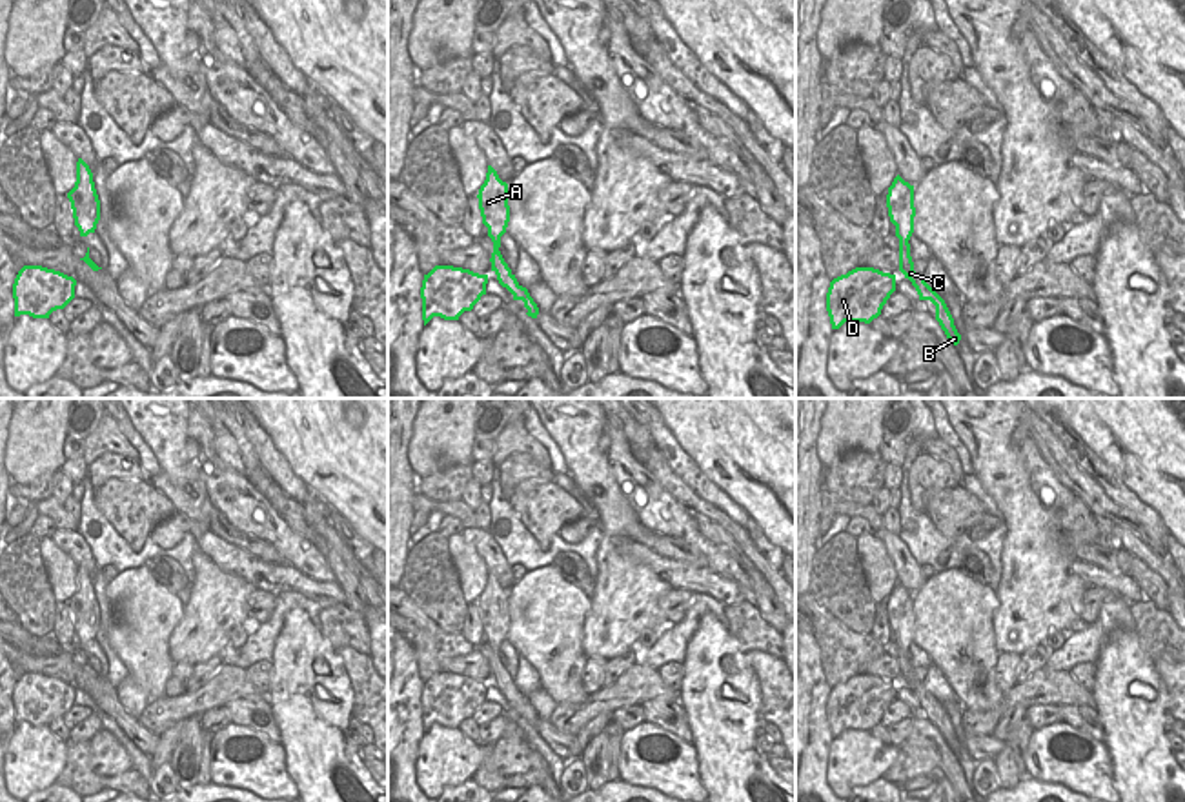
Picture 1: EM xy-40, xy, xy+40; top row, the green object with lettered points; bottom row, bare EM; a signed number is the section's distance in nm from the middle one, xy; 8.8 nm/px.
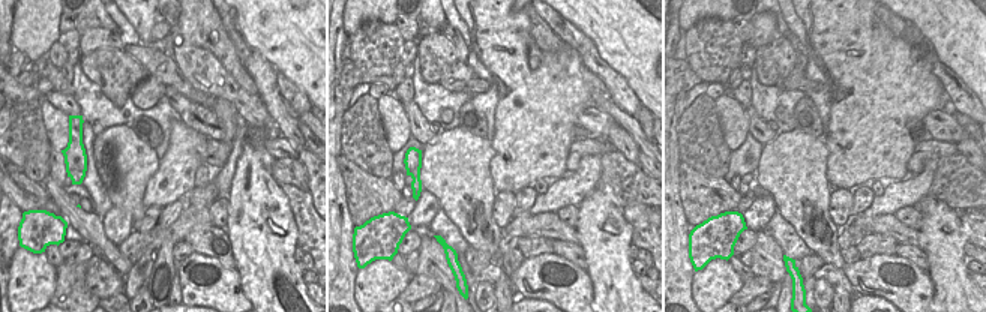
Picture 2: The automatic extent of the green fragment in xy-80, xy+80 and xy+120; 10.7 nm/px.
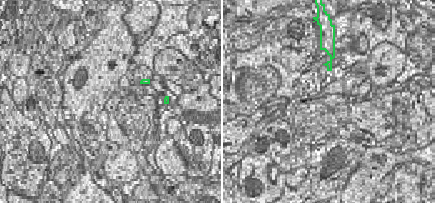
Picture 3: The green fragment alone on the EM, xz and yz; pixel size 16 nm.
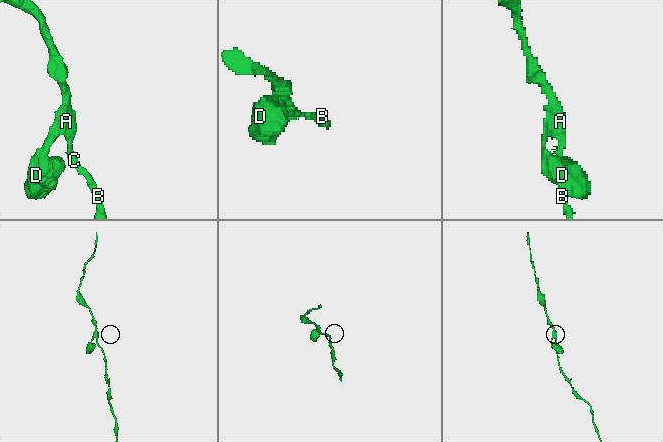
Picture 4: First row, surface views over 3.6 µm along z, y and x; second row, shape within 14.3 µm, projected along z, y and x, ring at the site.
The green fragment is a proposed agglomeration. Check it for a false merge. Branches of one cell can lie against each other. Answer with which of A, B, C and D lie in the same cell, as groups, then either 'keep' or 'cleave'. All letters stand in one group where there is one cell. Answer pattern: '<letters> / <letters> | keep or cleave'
A B C D | keep

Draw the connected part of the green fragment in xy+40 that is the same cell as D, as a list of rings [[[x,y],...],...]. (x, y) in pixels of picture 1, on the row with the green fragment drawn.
[[[856,267],[830,282],[826,311],[832,329],[845,322],[870,324],[896,291],[896,275],[874,267]]]

